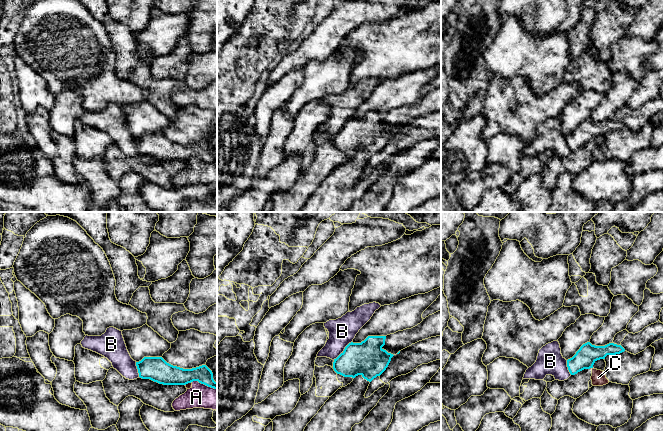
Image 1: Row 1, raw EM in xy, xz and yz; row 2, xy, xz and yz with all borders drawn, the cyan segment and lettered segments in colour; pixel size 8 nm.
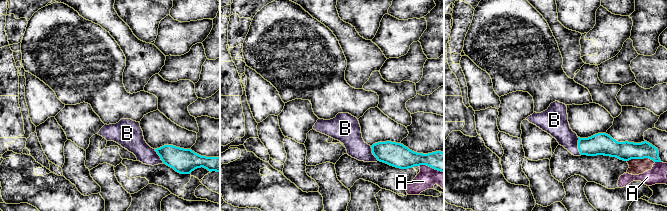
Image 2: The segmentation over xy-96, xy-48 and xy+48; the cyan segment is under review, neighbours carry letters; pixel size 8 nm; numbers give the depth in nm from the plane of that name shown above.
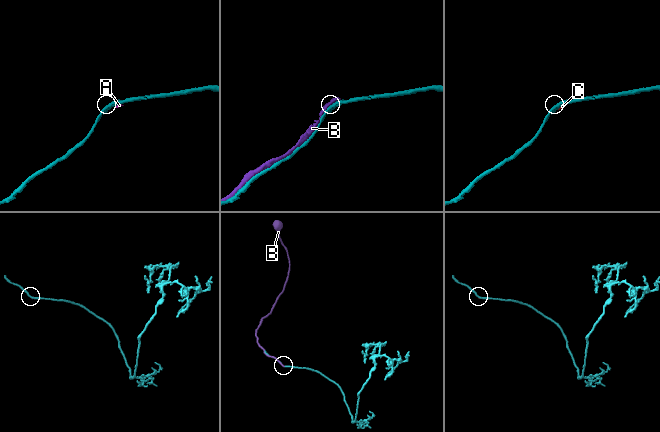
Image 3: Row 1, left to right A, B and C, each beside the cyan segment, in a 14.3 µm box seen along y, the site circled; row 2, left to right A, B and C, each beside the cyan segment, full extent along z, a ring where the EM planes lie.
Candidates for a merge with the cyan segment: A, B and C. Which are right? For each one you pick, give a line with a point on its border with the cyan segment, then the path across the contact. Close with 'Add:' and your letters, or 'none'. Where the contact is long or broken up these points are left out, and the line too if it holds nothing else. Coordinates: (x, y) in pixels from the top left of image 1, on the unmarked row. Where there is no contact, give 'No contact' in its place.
Add: none

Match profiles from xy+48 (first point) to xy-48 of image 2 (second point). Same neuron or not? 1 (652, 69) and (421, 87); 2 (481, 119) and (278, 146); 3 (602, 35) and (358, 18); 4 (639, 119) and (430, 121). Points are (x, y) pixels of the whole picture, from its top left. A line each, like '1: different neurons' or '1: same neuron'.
1: same neuron
2: same neuron
3: different neurons
4: same neuron

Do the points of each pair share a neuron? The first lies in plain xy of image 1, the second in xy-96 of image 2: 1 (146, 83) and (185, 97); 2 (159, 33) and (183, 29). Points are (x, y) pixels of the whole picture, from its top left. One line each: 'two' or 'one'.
1: one
2: one

